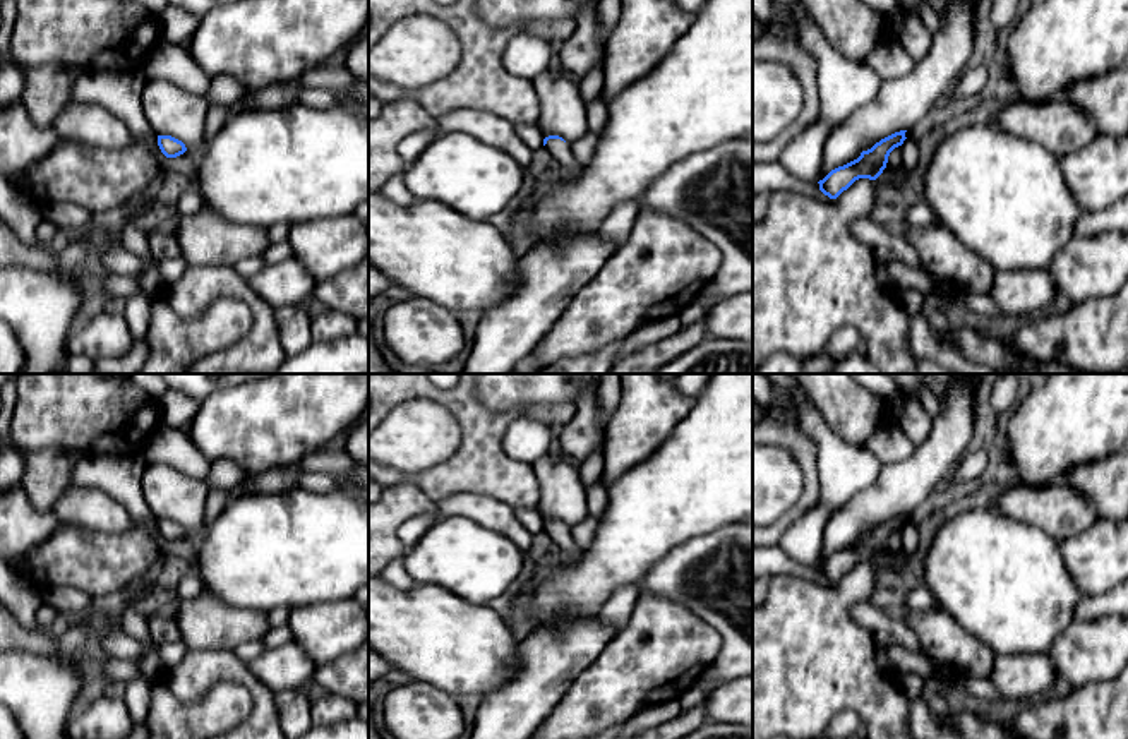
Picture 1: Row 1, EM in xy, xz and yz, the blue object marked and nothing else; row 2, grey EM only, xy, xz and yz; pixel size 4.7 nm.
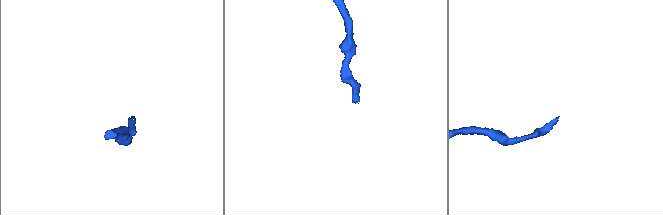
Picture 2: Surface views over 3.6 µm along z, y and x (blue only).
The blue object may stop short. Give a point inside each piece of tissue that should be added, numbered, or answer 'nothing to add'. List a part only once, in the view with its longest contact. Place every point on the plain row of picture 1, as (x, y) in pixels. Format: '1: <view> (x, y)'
1: xz (561, 535)

